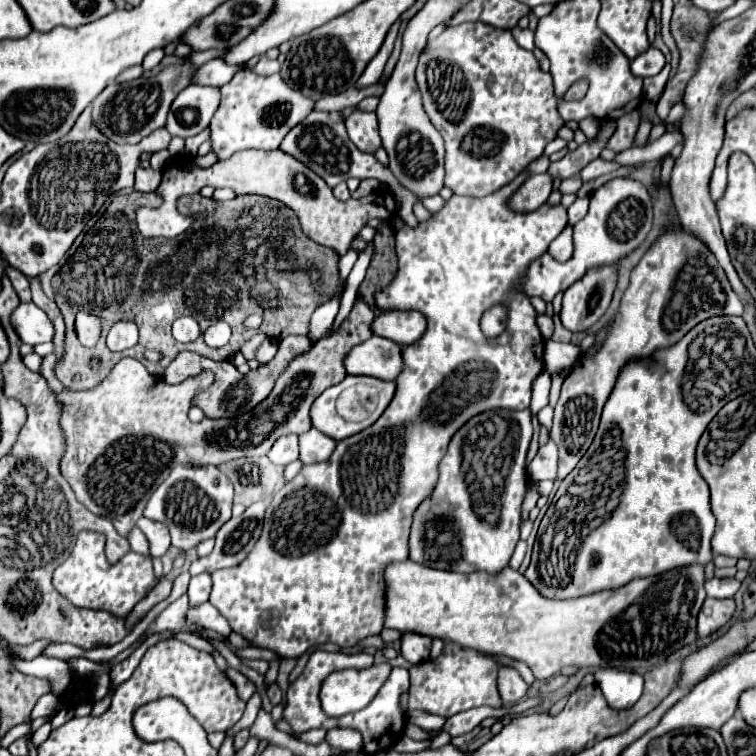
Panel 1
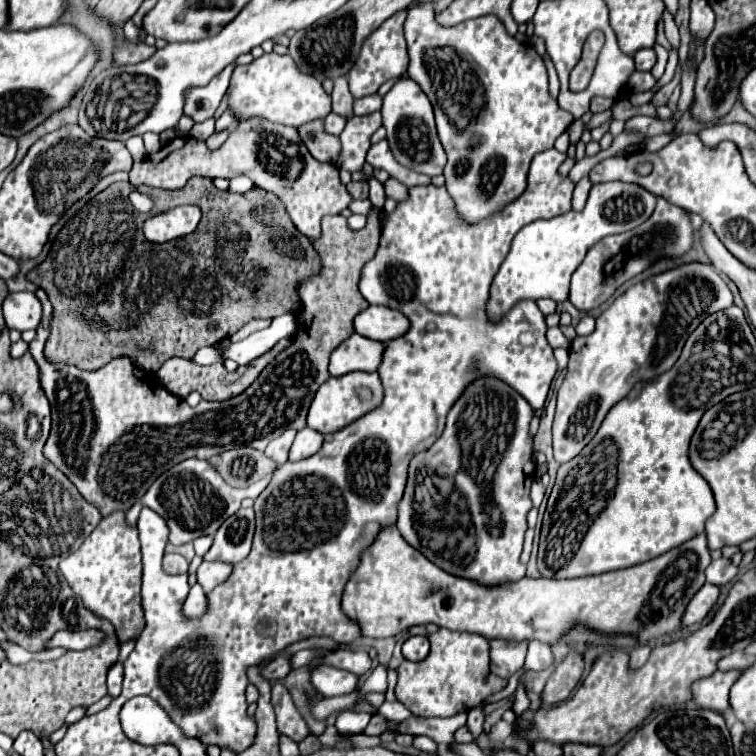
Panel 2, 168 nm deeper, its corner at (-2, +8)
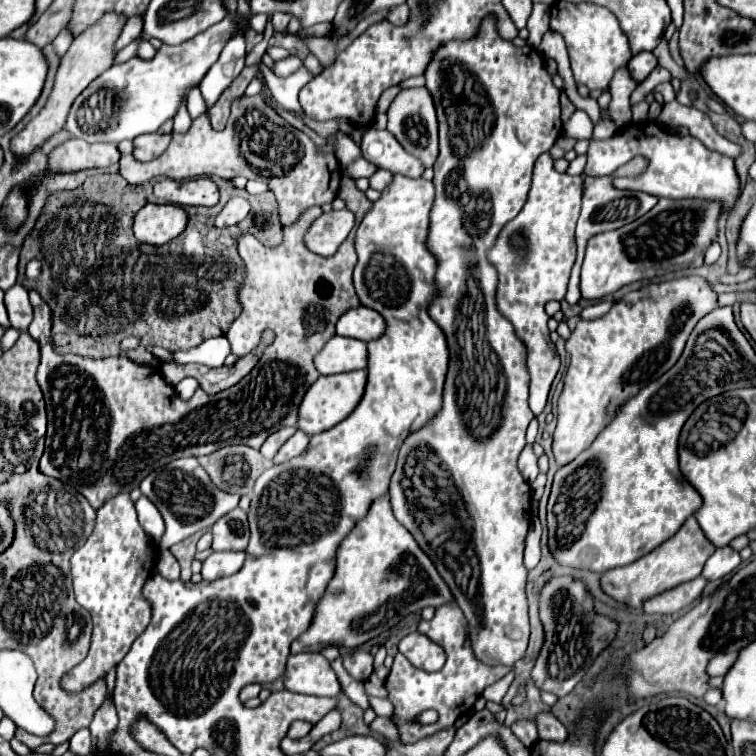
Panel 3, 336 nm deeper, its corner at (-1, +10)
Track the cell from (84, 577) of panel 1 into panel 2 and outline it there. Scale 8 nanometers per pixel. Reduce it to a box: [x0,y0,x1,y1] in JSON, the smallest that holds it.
[59,511,145,643]

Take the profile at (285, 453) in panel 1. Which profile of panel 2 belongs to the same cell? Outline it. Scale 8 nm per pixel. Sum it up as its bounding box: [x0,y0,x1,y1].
[265,429,297,463]

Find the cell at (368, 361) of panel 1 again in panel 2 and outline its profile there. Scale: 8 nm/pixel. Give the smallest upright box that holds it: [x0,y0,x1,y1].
[329,333,385,377]

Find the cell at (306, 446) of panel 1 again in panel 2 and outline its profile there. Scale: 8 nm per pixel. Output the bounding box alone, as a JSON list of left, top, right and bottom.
[289,427,323,461]

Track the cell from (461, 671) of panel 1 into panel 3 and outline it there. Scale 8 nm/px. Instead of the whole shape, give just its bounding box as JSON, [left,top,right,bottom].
[386,601,512,743]

